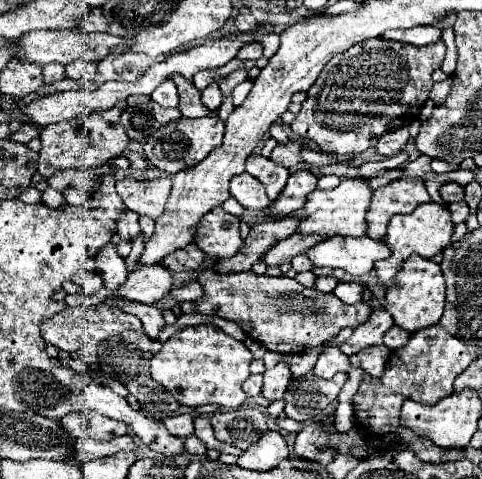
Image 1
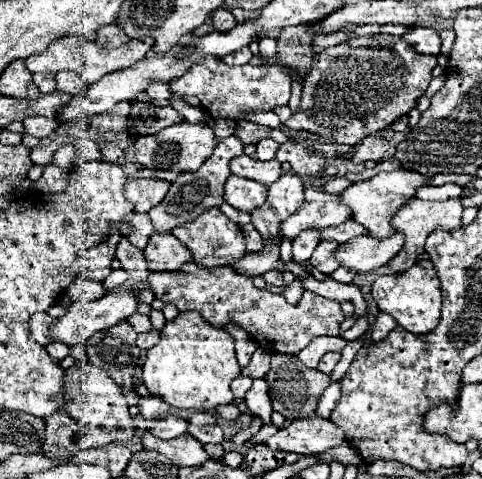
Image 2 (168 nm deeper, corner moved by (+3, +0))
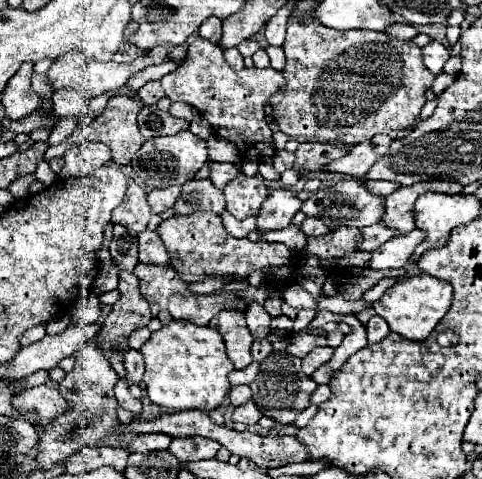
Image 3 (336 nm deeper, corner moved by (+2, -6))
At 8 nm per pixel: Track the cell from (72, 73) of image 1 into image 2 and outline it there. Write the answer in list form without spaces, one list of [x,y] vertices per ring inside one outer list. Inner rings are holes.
[[[61,71],[61,73],[57,73],[55,79],[57,79],[57,91],[63,91],[73,97],[77,97],[81,93],[85,95],[85,91],[89,87],[89,85],[85,85],[85,81],[81,81],[81,75],[77,75],[73,71]]]

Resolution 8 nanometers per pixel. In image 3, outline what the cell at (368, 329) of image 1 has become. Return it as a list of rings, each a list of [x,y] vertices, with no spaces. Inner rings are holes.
[[[316,347],[312,349],[306,357],[304,357],[304,365],[302,365],[302,371],[306,375],[312,375],[320,365],[324,365],[326,361],[330,361],[334,355],[334,347]]]

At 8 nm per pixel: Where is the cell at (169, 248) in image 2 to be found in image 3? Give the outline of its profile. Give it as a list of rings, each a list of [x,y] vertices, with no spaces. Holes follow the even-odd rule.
[[[142,231],[138,233],[138,249],[140,249],[140,263],[156,263],[156,265],[170,265],[170,255],[166,245],[162,243],[156,231]]]

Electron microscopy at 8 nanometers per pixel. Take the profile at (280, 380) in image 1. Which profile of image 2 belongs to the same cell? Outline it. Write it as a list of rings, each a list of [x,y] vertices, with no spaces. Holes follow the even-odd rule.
[[[255,379],[253,387],[245,395],[245,405],[251,415],[259,417],[263,423],[271,423],[271,401],[269,401],[269,389],[265,385],[265,379]]]

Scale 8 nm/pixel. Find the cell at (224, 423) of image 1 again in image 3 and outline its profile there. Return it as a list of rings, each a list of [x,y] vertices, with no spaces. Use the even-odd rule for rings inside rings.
[[[188,437],[188,439],[174,439],[168,447],[172,455],[180,461],[196,461],[196,459],[212,459],[220,449],[220,443],[214,439],[202,437]]]

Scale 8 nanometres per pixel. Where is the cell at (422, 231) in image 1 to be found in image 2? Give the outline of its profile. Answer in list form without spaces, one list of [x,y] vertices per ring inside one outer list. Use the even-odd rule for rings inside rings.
[[[453,197],[447,201],[423,201],[423,199],[413,199],[407,205],[403,205],[395,215],[393,215],[393,227],[399,233],[405,233],[407,241],[403,245],[403,249],[399,251],[399,255],[391,261],[391,267],[401,265],[401,271],[413,267],[417,263],[417,257],[423,253],[423,245],[425,239],[431,231],[435,231],[437,227],[445,227],[445,229],[457,229],[461,227],[461,213],[463,213],[463,205],[461,205],[461,197]]]

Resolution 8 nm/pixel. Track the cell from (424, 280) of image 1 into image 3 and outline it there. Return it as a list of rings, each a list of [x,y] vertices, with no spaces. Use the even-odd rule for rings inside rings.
[[[422,273],[392,285],[382,295],[380,301],[372,303],[372,307],[382,319],[386,319],[386,323],[394,333],[404,335],[410,341],[424,341],[450,309],[450,301],[452,301],[452,285],[448,281]]]

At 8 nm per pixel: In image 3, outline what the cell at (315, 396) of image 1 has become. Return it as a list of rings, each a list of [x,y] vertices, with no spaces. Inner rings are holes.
[[[286,349],[282,351],[272,351],[264,361],[260,361],[260,371],[256,379],[250,383],[252,389],[252,399],[258,403],[260,411],[266,417],[276,419],[282,425],[290,425],[296,421],[296,417],[310,407],[310,395],[316,391],[316,383],[312,377],[302,375],[300,377],[300,359],[290,355]]]

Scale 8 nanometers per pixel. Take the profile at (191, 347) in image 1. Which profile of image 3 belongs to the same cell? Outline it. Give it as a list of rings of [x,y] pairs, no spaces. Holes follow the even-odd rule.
[[[172,321],[170,325],[154,331],[142,345],[144,355],[144,385],[152,403],[176,411],[200,409],[212,411],[222,405],[230,391],[228,373],[234,371],[226,355],[222,335],[212,327],[198,327],[194,323]]]

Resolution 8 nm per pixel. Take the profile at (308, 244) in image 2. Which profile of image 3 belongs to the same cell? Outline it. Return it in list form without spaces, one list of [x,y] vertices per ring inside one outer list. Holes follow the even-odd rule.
[[[306,217],[300,229],[302,229],[302,233],[306,237],[322,237],[322,235],[326,235],[328,227],[320,219],[316,219],[316,217]]]

